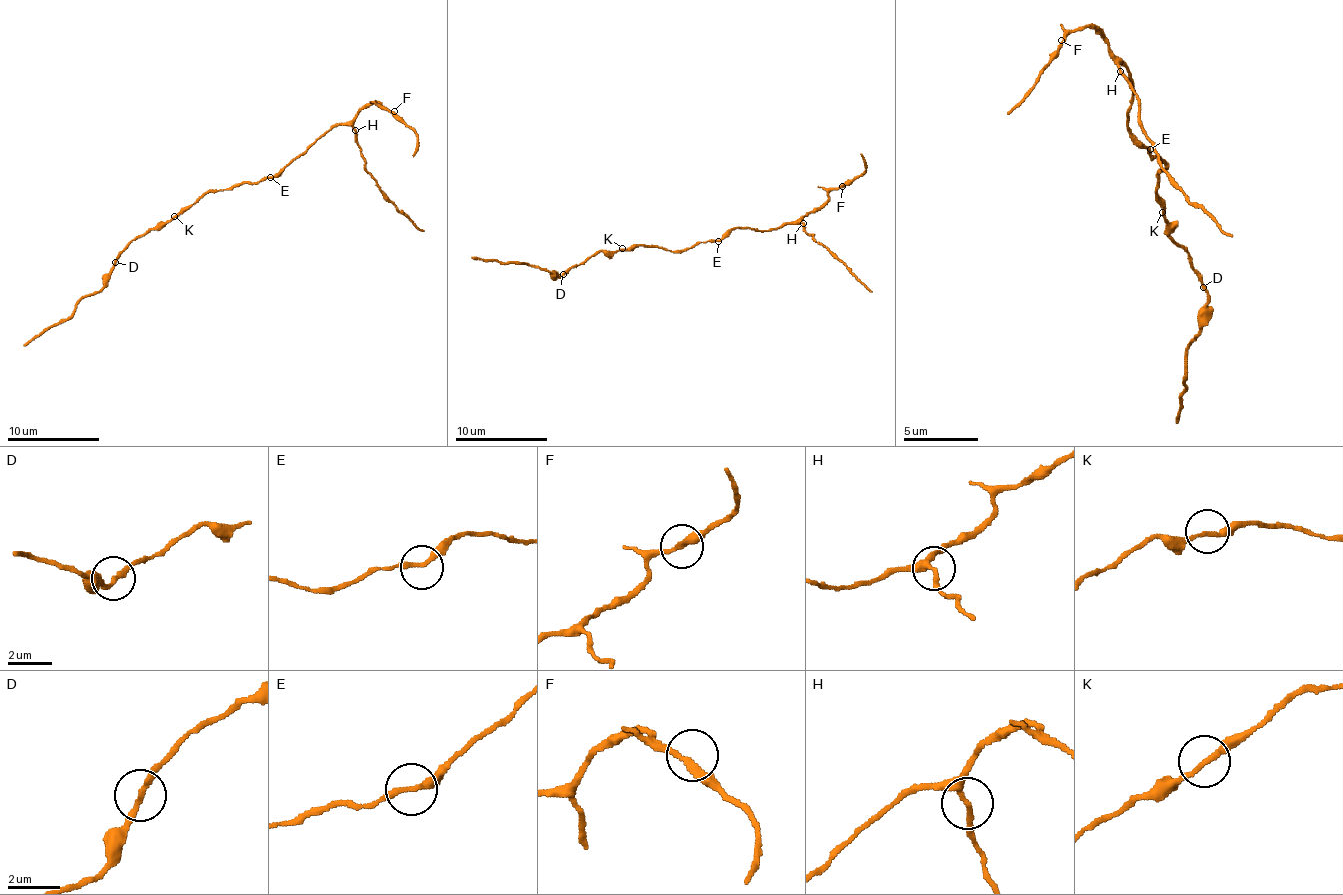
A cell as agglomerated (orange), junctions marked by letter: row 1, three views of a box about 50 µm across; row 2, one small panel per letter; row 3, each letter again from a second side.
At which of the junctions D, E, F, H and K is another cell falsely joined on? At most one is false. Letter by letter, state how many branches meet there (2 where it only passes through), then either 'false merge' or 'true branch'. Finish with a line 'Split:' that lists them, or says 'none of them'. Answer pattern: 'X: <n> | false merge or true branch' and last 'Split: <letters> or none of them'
D: 2 | true branch
E: 2 | true branch
F: 2 | true branch
H: 3 | true branch
K: 2 | true branch
Split: none of them

